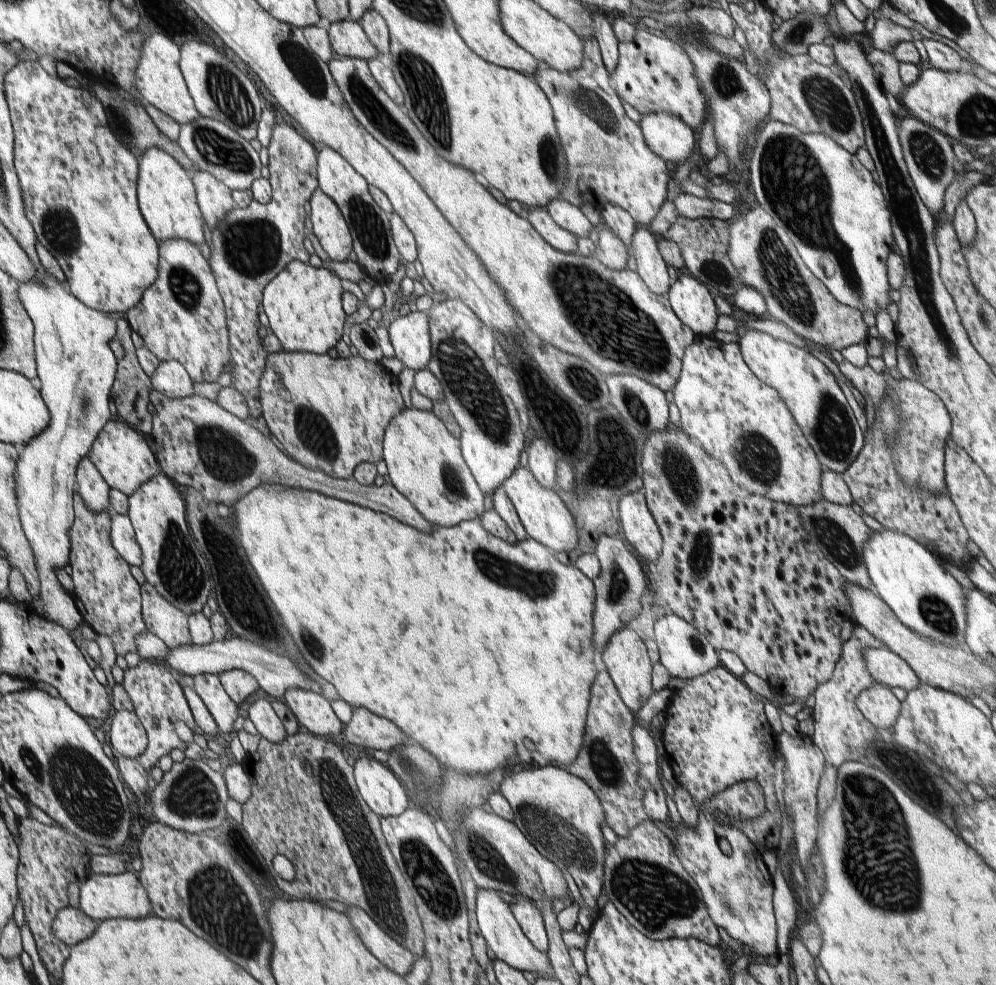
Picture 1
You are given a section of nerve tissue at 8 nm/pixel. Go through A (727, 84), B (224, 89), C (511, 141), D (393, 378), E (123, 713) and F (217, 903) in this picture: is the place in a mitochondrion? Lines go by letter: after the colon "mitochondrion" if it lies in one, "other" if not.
A: mitochondrion
B: mitochondrion
C: other
D: other
E: other
F: mitochondrion

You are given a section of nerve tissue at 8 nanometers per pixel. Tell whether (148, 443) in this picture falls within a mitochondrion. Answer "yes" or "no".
no

